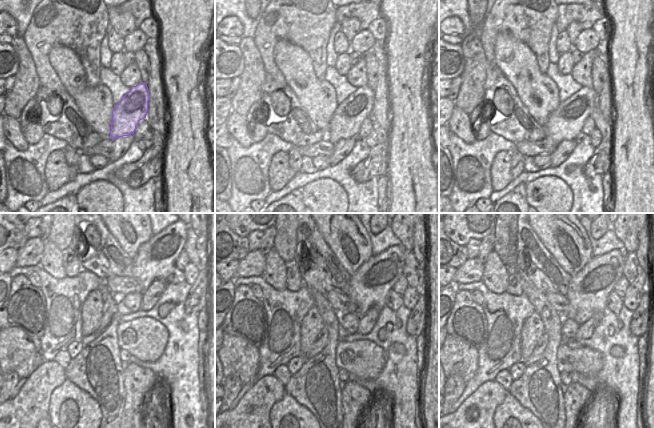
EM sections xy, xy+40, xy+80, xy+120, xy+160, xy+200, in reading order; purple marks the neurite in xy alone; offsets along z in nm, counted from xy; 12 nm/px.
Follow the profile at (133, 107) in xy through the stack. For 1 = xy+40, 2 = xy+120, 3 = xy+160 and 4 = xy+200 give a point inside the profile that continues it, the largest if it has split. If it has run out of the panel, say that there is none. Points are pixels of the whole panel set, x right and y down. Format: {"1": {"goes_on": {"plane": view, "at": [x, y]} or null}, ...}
{"1": {"goes_on": {"plane": "xy+40", "at": [349, 115]}}, "2": {"goes_on": {"plane": "xy+120", "at": [126, 333]}}, "3": {"goes_on": {"plane": "xy+160", "at": [349, 323]}}, "4": {"goes_on": {"plane": "xy+200", "at": [569, 328]}}}

